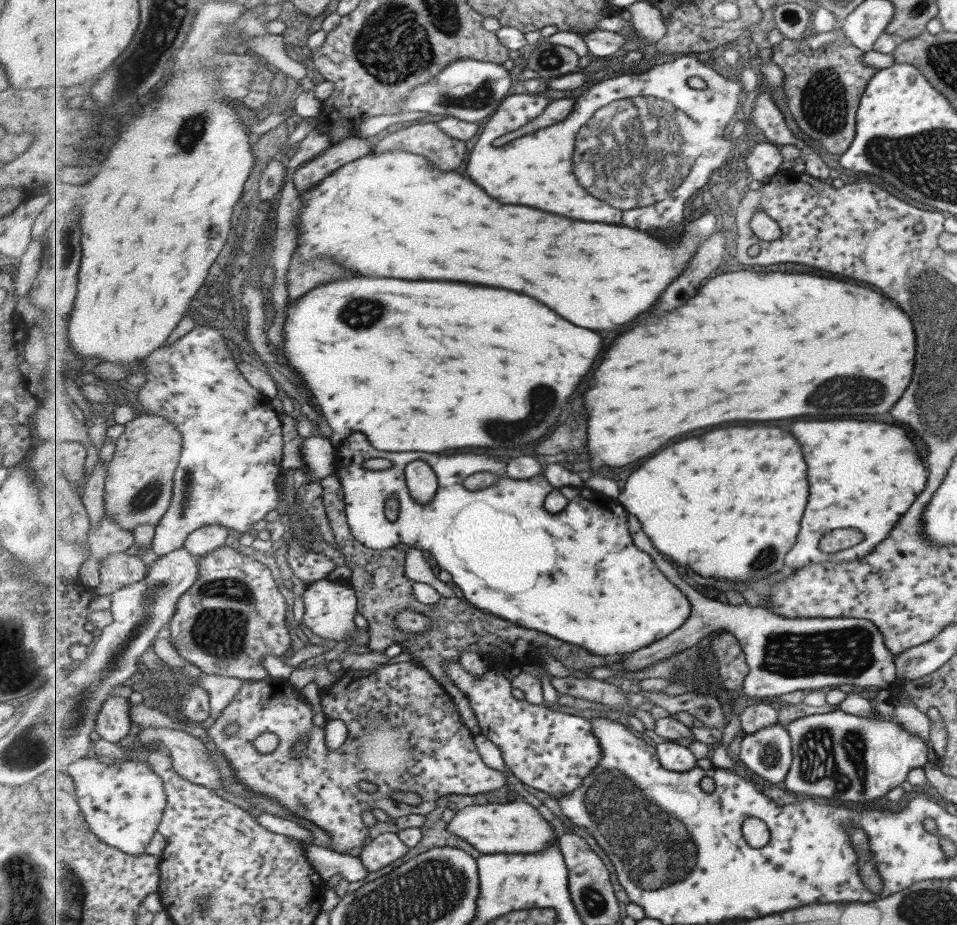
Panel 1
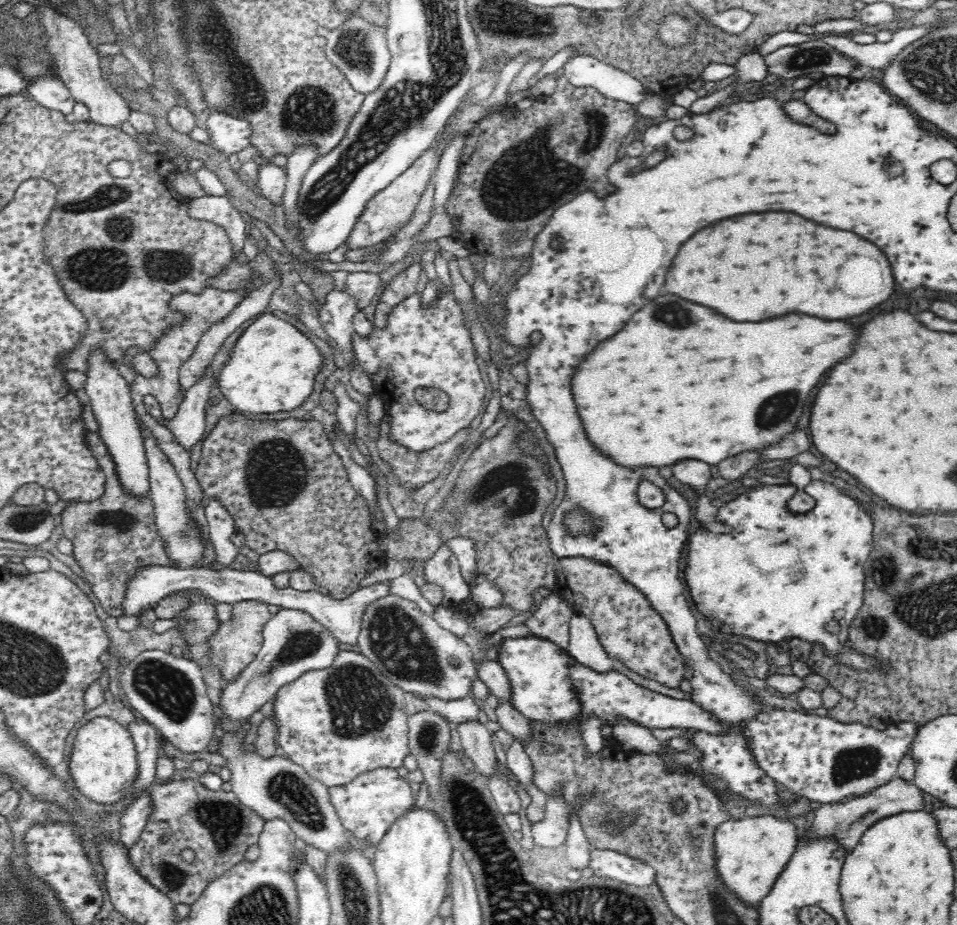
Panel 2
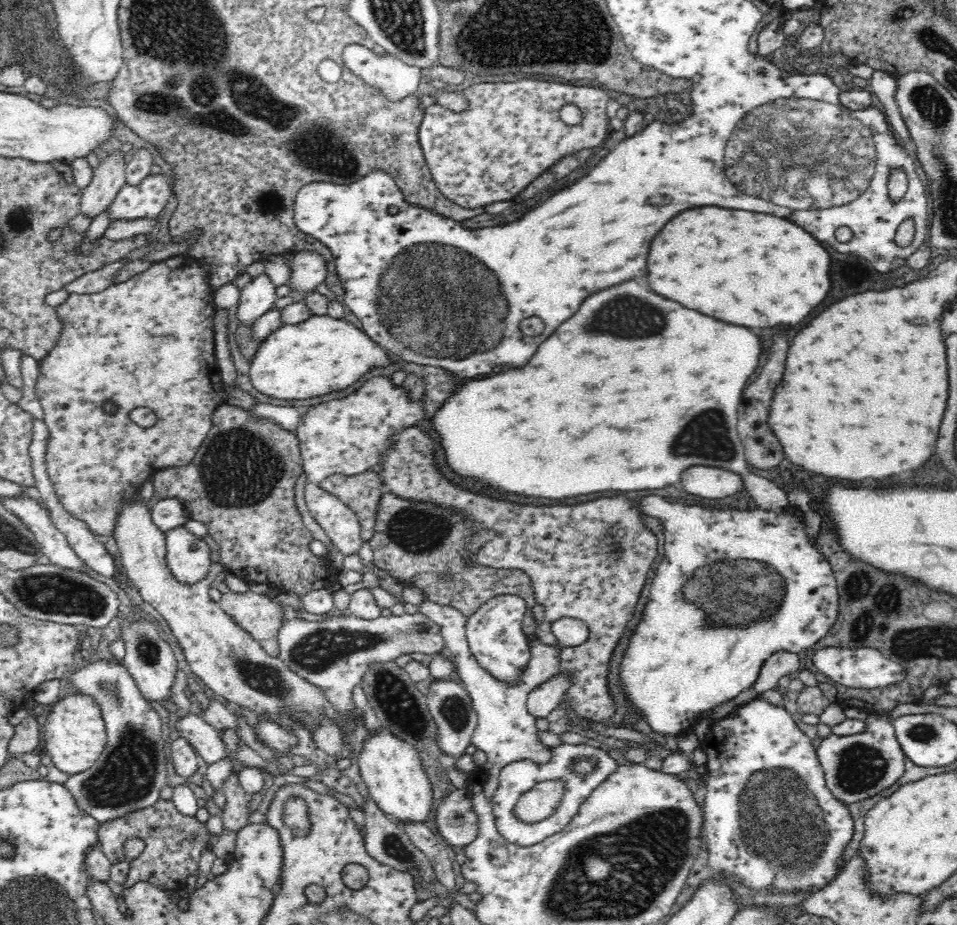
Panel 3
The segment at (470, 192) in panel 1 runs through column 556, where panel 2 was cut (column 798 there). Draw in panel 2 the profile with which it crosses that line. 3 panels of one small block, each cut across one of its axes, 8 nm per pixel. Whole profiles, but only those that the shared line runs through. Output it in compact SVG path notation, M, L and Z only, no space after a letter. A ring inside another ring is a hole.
M762 212L722 220L698 232L674 258L666 274L666 292L696 304L704 302L702 306L714 308L736 322L762 320L762 316L778 316L778 312L790 310L840 320L888 300L896 292L896 278L886 254L854 232L828 228L794 212Z

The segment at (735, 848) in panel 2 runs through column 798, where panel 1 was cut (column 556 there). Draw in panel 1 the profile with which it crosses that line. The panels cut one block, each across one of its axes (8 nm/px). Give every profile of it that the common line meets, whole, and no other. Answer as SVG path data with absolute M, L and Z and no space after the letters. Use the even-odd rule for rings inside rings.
M506 786L511 795L509 802L466 806L458 810L455 816L448 822L447 830L464 838L485 855L493 854L493 852L509 852L509 854L539 854L539 852L545 852L549 846L553 846L555 841L558 842L559 837L555 834L555 828L539 814L537 808L525 802L522 796L516 794L511 786Z

